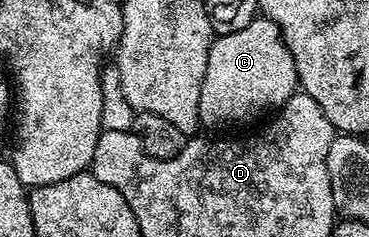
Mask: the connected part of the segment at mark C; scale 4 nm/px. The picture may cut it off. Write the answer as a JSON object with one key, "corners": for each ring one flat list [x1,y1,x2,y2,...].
{"corners":[[255,17,245,28,213,38,198,101,200,121,205,128,244,123,259,111,283,107,297,91,294,57,288,52,279,28,264,17]]}

